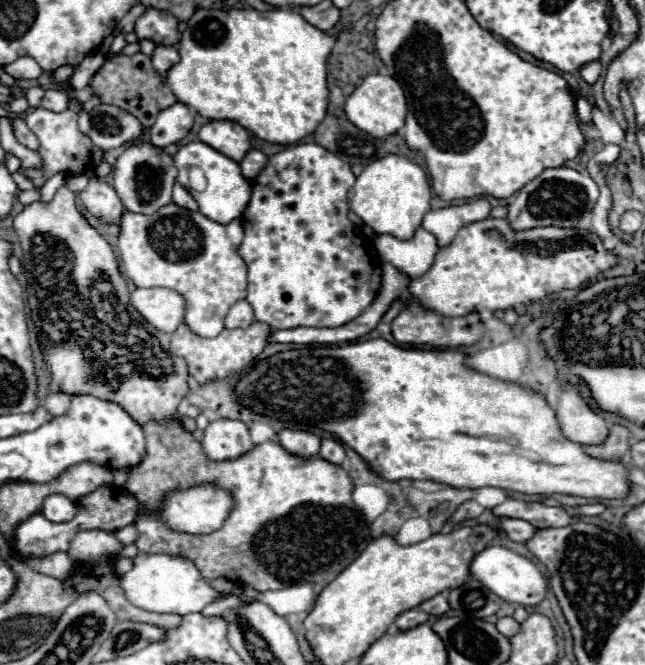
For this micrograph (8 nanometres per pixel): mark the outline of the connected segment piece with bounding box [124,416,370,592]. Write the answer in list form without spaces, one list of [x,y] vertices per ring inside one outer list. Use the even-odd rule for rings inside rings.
[[[178,416],[172,418],[170,422],[148,422],[142,428],[146,434],[146,456],[138,466],[130,468],[130,478],[124,488],[150,510],[148,514],[142,514],[134,524],[140,532],[136,546],[144,554],[184,556],[196,564],[196,568],[206,580],[224,576],[236,584],[246,584],[258,592],[266,592],[304,582],[314,584],[332,582],[348,564],[352,564],[352,560],[356,560],[360,544],[366,538],[370,538],[370,524],[366,524],[362,512],[356,508],[352,500],[354,492],[352,478],[338,464],[328,464],[328,460],[320,460],[320,456],[312,458],[292,456],[278,442],[272,440],[256,444],[252,452],[246,452],[236,460],[214,462],[208,460],[208,456],[204,456],[200,442],[196,442],[192,434],[184,430]],[[204,482],[226,488],[234,496],[234,510],[220,530],[202,536],[184,534],[166,528],[152,514],[166,498],[166,494],[170,494],[172,490],[184,490]]]

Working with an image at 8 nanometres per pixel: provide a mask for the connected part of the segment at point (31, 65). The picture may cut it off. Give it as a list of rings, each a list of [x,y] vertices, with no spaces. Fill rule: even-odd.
[[[22,56],[18,60],[14,60],[12,64],[4,66],[4,70],[16,78],[16,80],[28,80],[28,78],[38,78],[42,76],[42,68],[36,64],[36,60],[32,60],[30,56]]]

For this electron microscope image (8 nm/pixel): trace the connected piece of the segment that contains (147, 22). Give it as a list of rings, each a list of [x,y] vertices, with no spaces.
[[[146,8],[146,12],[136,20],[136,36],[138,40],[148,38],[156,44],[176,44],[180,40],[178,20],[158,8]]]

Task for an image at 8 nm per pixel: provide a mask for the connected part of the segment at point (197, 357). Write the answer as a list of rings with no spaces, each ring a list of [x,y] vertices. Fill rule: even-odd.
[[[254,322],[246,330],[224,328],[216,338],[204,338],[204,336],[196,336],[196,332],[192,332],[188,328],[188,324],[180,324],[180,328],[172,334],[170,352],[174,356],[182,356],[188,362],[190,376],[198,384],[208,384],[212,380],[222,380],[232,374],[238,374],[246,366],[250,366],[258,358],[258,354],[268,346],[268,332],[272,332],[272,328],[268,328],[268,324]]]

